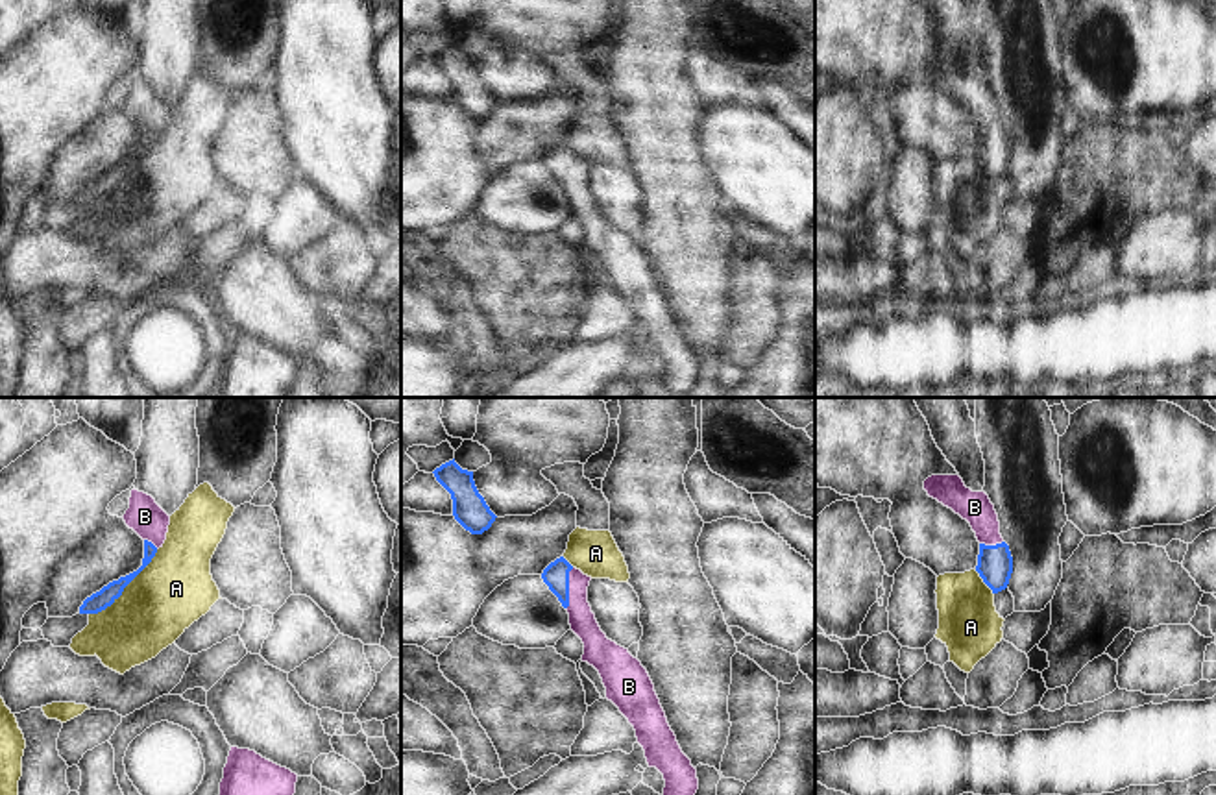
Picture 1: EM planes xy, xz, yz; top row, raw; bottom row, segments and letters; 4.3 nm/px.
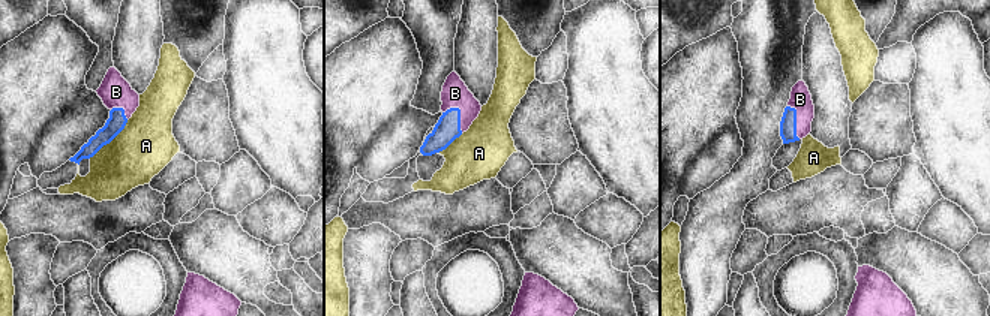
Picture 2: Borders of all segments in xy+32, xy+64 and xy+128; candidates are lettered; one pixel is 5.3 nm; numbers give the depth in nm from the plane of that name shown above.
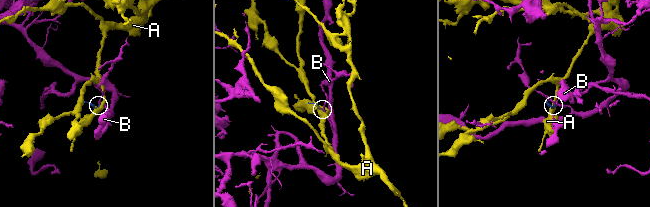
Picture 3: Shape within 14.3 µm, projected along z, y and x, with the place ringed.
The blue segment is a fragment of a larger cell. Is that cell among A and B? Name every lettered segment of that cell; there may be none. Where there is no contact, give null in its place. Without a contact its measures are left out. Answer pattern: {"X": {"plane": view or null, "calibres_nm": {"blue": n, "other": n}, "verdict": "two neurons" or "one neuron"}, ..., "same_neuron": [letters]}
{"A": {"plane": "xy", "calibres_nm": {"blue": 90, "other": 320}, "verdict": "two neurons"}, "B": {"plane": "xz", "calibres_nm": {"blue": 110, "other": 120}, "verdict": "one neuron"}, "same_neuron": ["B"]}

